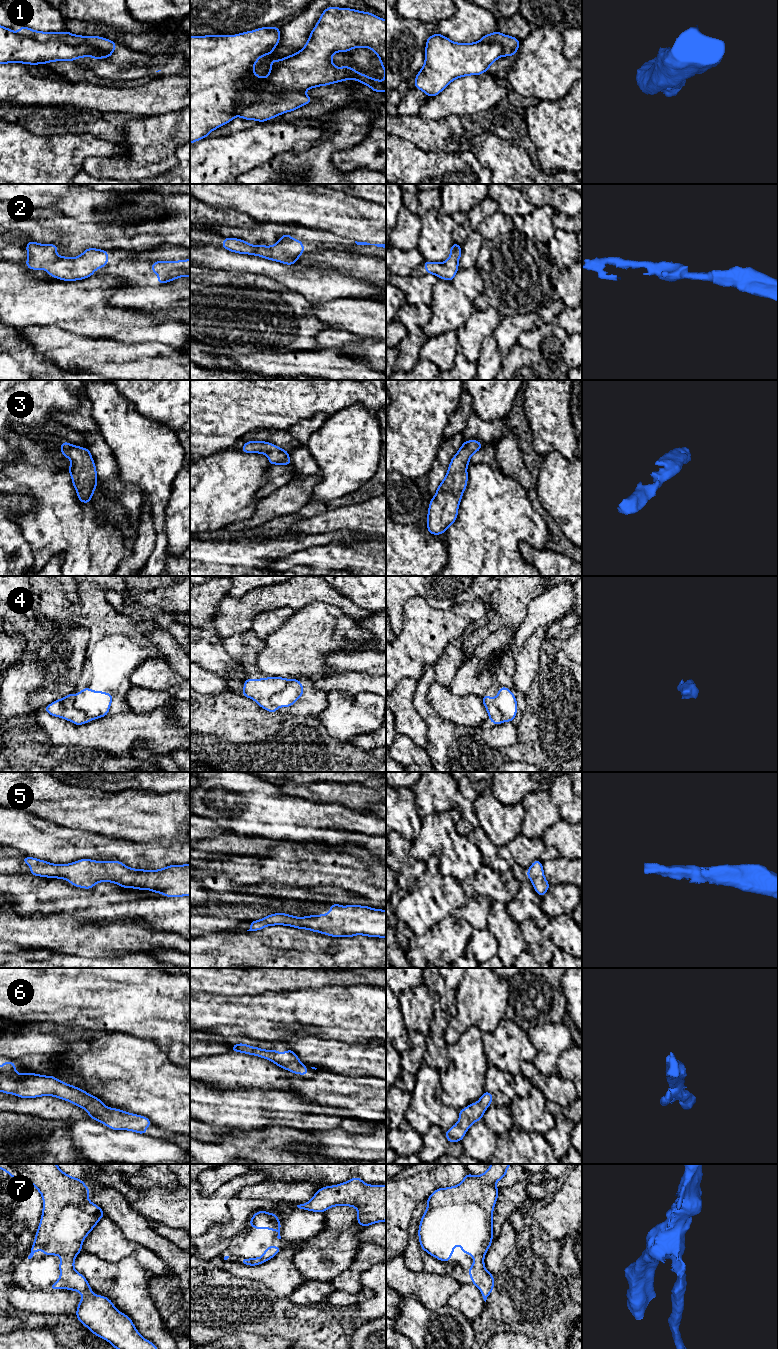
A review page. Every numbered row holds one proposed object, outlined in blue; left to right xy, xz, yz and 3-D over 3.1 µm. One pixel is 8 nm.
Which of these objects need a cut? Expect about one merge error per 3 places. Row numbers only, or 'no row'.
1

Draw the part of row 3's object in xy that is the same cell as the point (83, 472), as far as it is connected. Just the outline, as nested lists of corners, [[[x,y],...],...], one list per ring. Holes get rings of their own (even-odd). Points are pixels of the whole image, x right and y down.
[[[64,441],[60,445],[61,453],[71,460],[67,471],[71,474],[73,486],[81,503],[89,503],[97,487],[97,472],[91,452],[88,448],[70,445]]]

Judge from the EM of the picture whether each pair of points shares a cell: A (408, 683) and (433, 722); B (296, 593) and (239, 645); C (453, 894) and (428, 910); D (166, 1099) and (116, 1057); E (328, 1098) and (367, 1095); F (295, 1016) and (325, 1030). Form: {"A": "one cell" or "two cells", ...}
{"A": "two cells", "B": "two cells", "C": "one cell", "D": "one cell", "E": "one cell", "F": "one cell"}

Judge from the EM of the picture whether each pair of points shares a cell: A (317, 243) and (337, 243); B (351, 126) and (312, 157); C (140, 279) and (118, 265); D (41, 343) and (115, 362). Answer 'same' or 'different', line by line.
A: same
B: same
C: same
D: same

